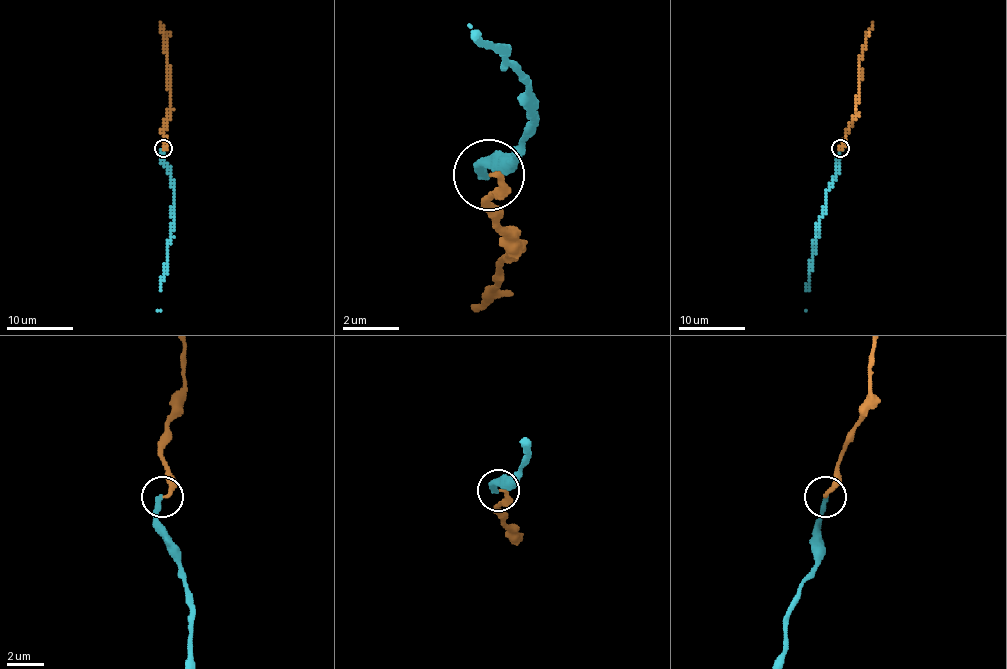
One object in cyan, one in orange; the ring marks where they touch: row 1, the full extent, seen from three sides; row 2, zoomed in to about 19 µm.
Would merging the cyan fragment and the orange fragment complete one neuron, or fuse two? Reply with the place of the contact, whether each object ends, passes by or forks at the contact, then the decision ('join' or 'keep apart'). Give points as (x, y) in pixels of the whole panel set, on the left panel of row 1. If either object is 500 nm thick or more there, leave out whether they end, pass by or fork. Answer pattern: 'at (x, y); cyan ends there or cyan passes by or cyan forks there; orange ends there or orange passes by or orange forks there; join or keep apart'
at (163, 148); cyan ends there; orange ends there; keep apart

